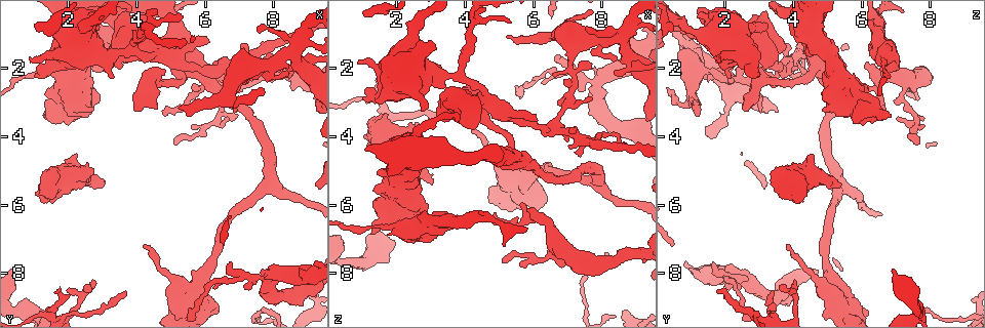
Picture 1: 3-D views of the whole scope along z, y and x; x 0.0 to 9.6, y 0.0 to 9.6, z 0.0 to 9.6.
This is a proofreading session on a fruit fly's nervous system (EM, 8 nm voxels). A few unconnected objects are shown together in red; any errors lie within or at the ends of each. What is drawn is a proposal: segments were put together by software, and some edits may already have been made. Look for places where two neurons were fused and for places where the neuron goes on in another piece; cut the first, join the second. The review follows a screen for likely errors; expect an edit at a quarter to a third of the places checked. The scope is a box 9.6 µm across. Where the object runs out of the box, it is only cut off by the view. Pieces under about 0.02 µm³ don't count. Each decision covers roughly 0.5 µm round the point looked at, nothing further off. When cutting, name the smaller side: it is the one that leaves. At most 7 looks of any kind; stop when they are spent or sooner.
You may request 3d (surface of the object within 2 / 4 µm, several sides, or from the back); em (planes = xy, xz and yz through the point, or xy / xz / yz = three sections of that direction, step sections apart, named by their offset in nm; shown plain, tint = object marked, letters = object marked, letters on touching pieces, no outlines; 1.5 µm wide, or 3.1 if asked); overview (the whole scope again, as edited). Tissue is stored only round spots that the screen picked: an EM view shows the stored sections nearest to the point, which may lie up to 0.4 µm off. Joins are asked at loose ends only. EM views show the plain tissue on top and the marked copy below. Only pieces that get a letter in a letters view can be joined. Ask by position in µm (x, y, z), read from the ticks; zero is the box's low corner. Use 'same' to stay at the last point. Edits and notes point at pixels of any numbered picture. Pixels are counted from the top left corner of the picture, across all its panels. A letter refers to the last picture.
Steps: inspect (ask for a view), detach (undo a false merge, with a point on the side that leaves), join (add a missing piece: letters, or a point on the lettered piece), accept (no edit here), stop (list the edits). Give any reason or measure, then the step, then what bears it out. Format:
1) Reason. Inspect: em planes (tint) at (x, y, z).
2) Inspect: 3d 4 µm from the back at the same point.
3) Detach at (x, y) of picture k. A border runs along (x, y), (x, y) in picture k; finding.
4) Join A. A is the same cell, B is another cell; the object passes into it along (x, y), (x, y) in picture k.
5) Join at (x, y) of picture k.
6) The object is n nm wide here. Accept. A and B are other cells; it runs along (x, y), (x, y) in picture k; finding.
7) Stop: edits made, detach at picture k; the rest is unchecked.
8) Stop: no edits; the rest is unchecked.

Abrupt turn. Inspect: em yz step 4 (tint) at (4.15, 0.75, 0.60).

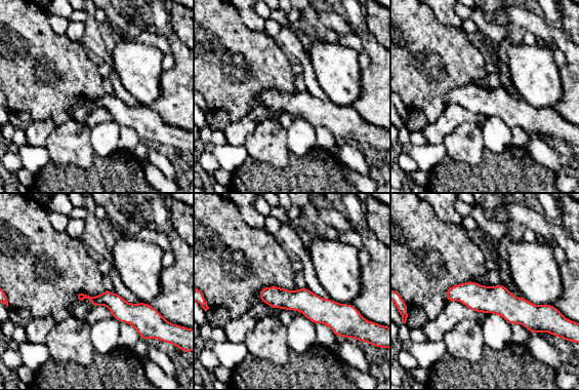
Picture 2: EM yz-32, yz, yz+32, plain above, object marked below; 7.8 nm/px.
Cut it another way. Inspect: em planes (letters) at the same point.

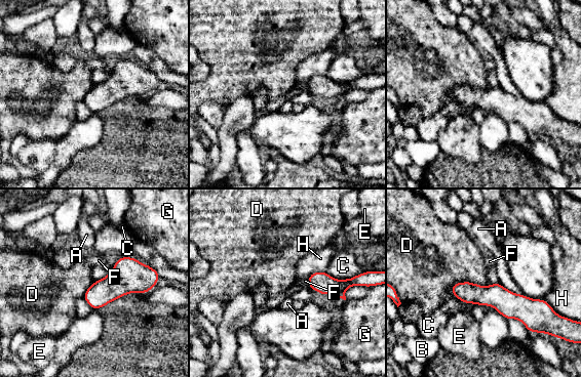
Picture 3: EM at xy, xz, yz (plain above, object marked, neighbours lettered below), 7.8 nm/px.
Accept. A, B, C, D, E, F, G and H are other cells; one neuron here.

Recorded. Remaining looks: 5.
Branch stops here. Inspect: em yz step 8 (tint) at (1.65, 8.55, 1.85).

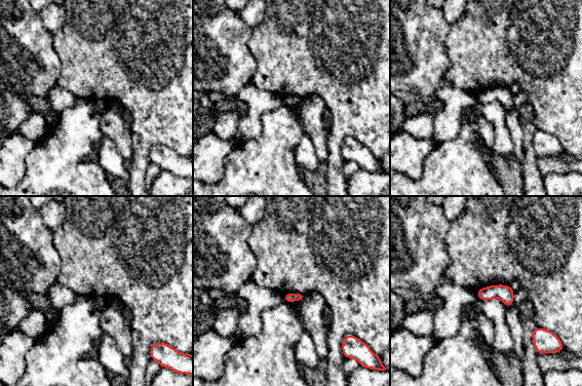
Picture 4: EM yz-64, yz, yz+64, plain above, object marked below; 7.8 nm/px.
Cut it another way. Inspect: em planes (letters) at the same point.

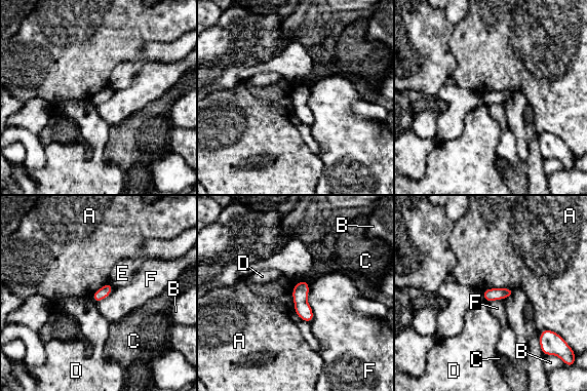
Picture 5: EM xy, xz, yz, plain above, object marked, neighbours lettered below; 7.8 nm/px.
Accept. A, B, C, D, E and F are other cells; a border runs along (514, 289), (485, 288), (482, 291) in picture 5; none of them fits.

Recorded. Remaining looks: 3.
Three-way junction. Inspect: em yz step 4 (tint) at (7.80, 8.15, 2.40).

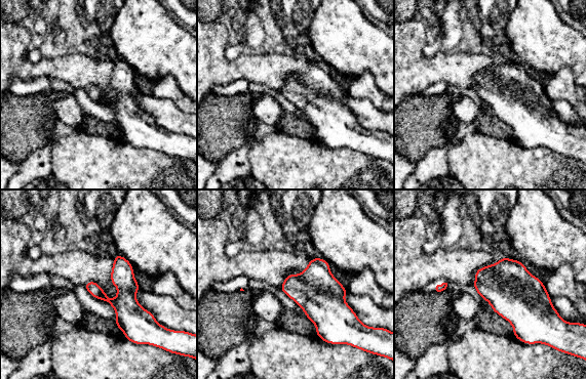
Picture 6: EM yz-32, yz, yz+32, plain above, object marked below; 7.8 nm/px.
Inspect: em planes (tint) at the same point.

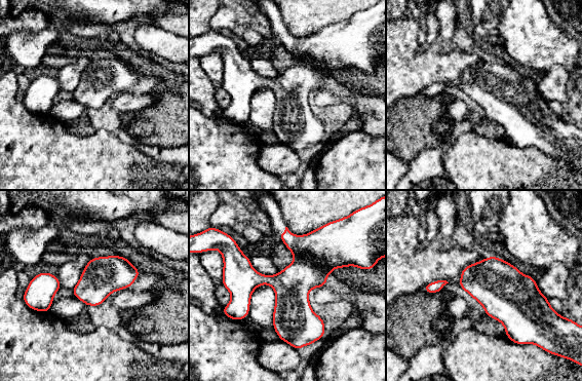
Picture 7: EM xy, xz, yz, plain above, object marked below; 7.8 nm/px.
Inspect: em planes (letters) at the same point.

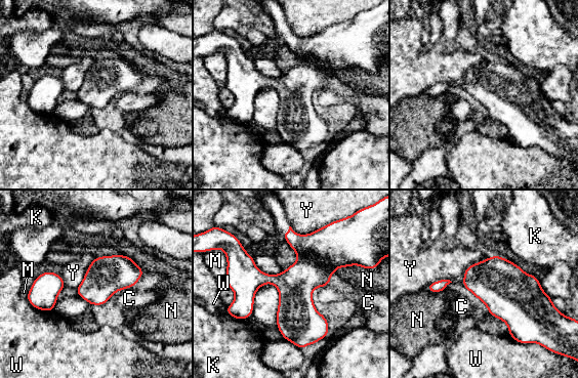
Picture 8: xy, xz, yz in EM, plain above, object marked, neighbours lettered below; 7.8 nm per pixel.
The longest contact is with Y, 340 nm. Accept. C, K, M, N, W and Y are other cells; all the same neuron.

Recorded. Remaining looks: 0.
Stop: no edits; the rest is unchecked.

